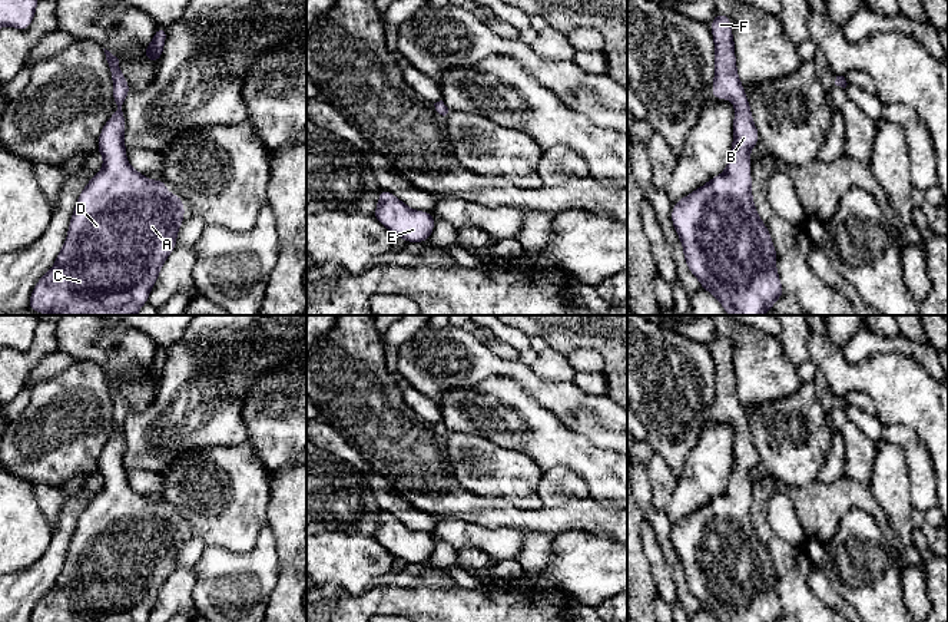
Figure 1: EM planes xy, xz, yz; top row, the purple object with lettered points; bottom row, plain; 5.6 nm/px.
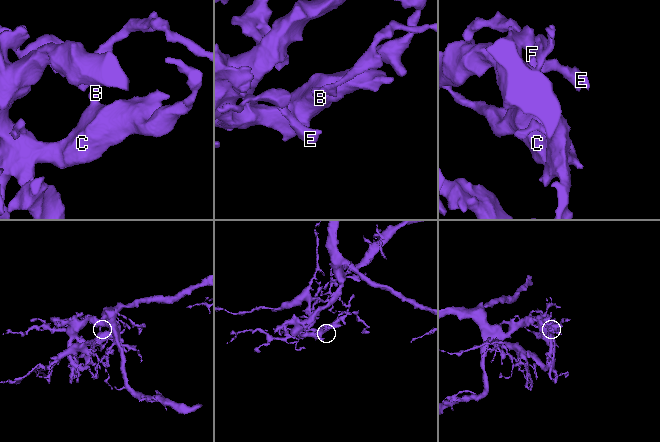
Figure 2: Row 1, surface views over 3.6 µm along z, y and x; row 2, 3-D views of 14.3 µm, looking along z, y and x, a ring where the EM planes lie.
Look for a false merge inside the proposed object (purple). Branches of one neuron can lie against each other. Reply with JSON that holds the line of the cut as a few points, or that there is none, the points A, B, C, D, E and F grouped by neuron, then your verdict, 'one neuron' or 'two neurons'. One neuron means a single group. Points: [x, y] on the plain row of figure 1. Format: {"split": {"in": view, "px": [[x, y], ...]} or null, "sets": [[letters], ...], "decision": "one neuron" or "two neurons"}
{"split": null, "sets": [["A", "B", "C", "D", "E", "F"]], "decision": "one neuron"}

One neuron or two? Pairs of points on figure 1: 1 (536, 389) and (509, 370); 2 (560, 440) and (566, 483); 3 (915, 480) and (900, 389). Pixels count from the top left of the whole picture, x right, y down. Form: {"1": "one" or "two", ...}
{"1": "one", "2": "two", "3": "two"}

